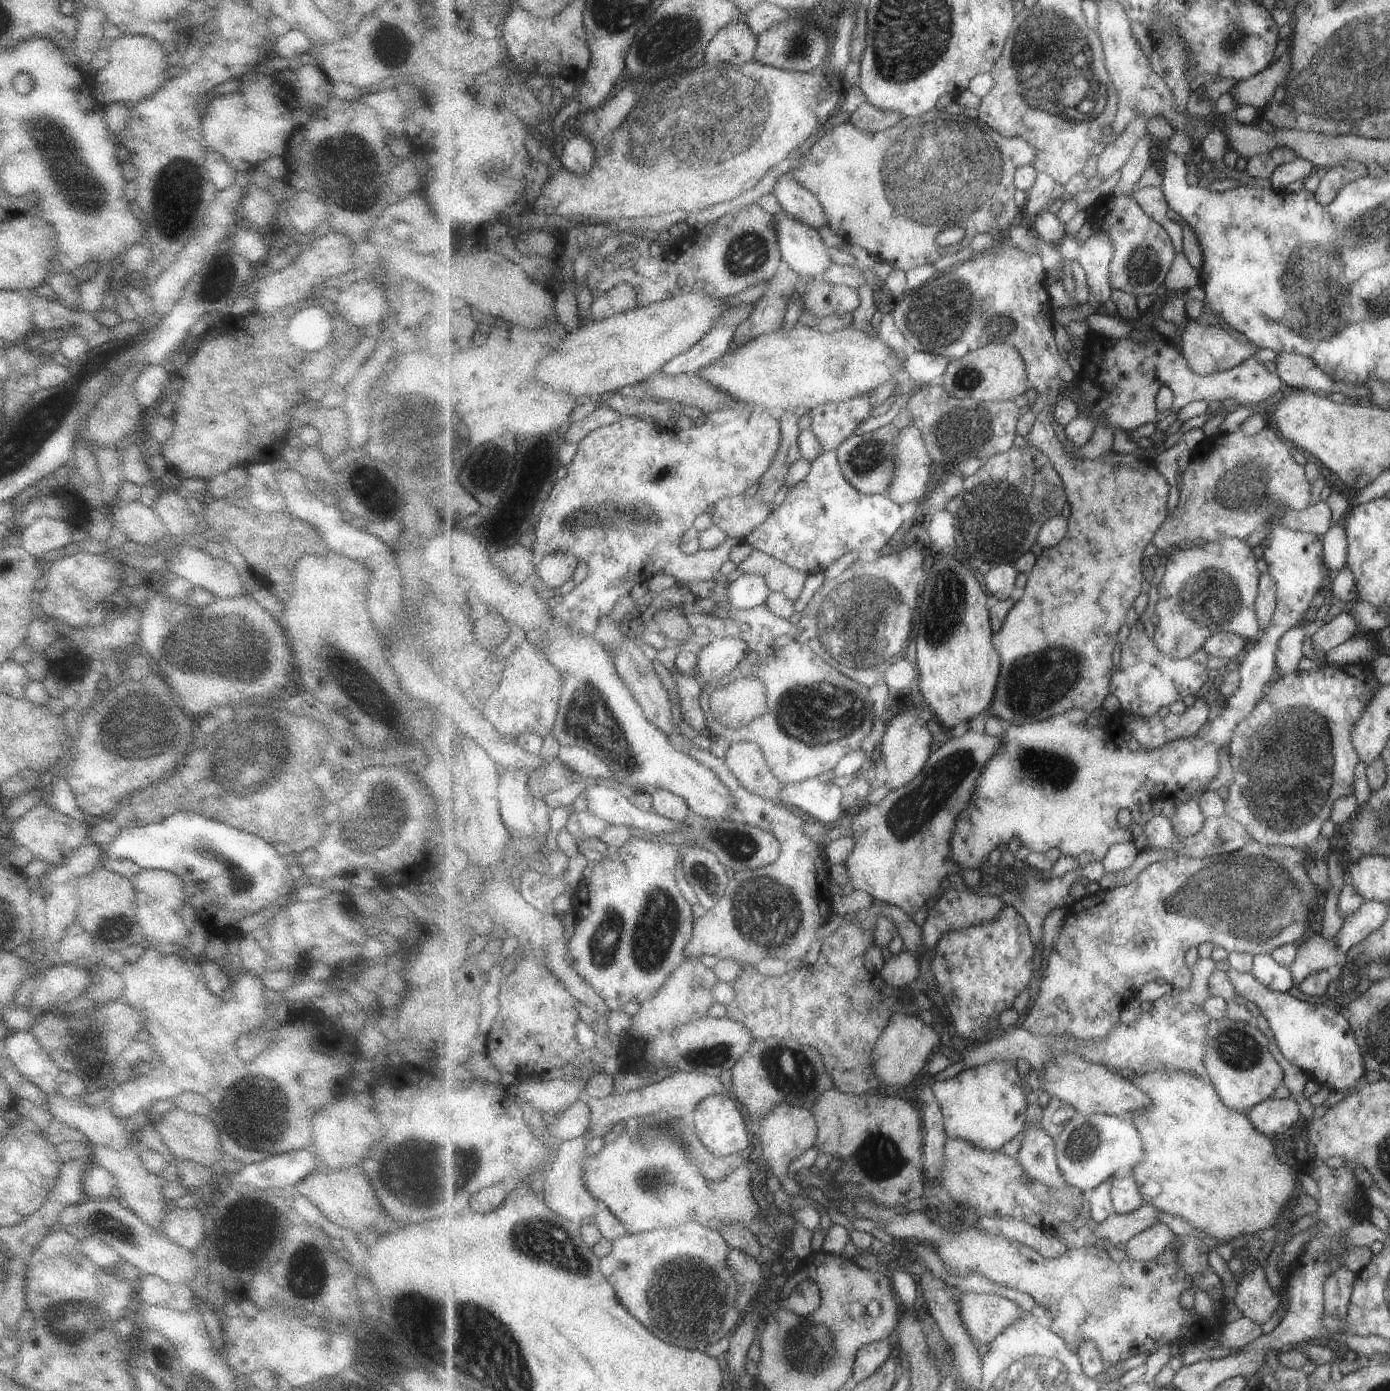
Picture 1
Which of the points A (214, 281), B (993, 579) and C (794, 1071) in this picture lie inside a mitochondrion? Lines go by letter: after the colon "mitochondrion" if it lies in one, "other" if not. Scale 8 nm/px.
A: mitochondrion
B: other
C: mitochondrion

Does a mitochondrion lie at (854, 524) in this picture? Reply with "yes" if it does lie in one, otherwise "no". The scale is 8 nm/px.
no

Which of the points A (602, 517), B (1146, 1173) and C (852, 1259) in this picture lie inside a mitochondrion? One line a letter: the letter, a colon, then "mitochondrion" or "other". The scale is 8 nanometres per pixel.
A: mitochondrion
B: other
C: other

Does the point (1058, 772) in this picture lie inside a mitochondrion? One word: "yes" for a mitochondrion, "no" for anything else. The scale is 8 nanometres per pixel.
yes

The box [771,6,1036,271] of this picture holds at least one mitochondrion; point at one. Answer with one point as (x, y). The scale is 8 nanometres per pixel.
(971, 161)

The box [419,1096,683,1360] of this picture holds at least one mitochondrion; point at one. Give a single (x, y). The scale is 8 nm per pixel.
(543, 1241)

